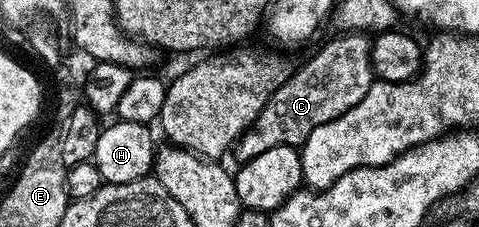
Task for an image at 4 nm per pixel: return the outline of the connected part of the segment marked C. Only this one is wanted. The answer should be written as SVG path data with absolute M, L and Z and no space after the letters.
M342 33L336 37L303 66L301 64L294 75L270 96L261 114L243 133L233 150L240 163L247 163L274 146L302 147L317 126L347 113L368 93L375 82L370 37L366 33Z

